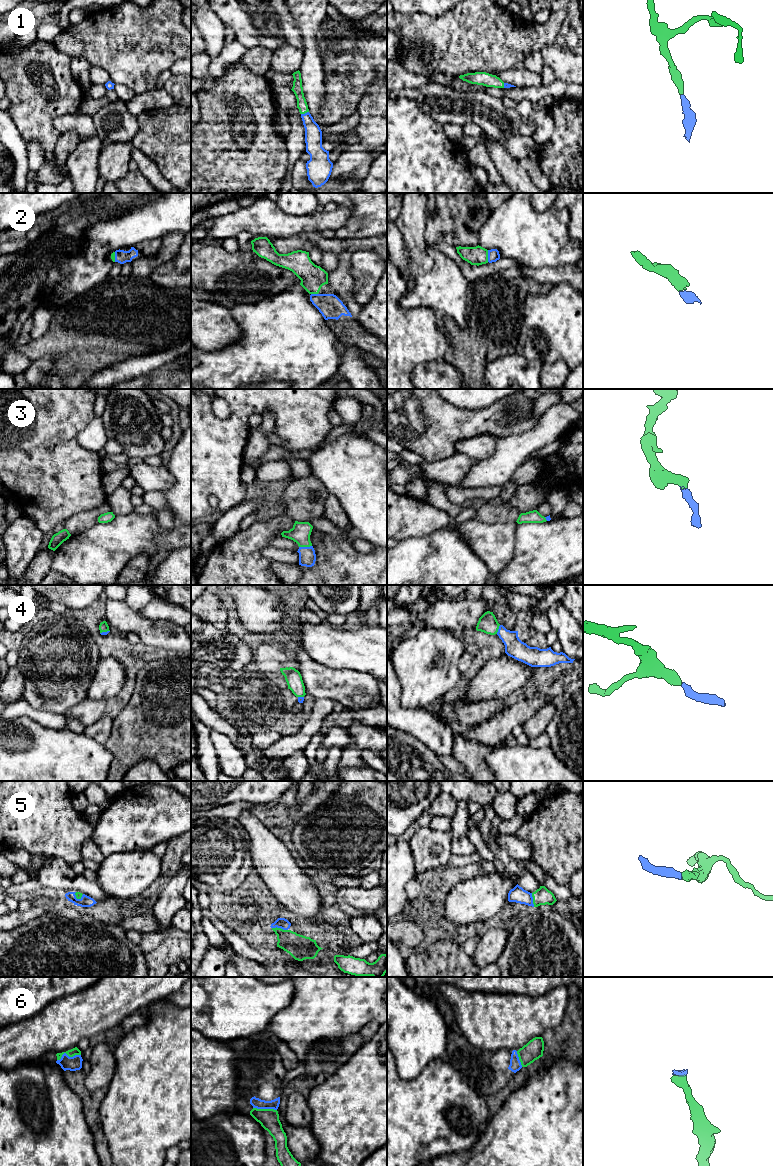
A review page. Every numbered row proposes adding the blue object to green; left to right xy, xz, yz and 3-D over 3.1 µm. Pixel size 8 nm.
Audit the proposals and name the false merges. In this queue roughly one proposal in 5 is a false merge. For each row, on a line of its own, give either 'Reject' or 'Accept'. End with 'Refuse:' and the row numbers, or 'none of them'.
1: Accept
2: Accept
3: Accept
4: Accept
5: Accept
6: Accept
Refuse: none of them

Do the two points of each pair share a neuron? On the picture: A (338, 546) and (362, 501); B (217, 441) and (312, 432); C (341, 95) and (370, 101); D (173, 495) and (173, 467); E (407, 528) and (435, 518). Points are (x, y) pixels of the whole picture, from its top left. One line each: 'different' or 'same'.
A: different
B: same
C: different
D: same
E: same

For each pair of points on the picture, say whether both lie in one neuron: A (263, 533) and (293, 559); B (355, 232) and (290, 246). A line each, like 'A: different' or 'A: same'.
A: different
B: different

